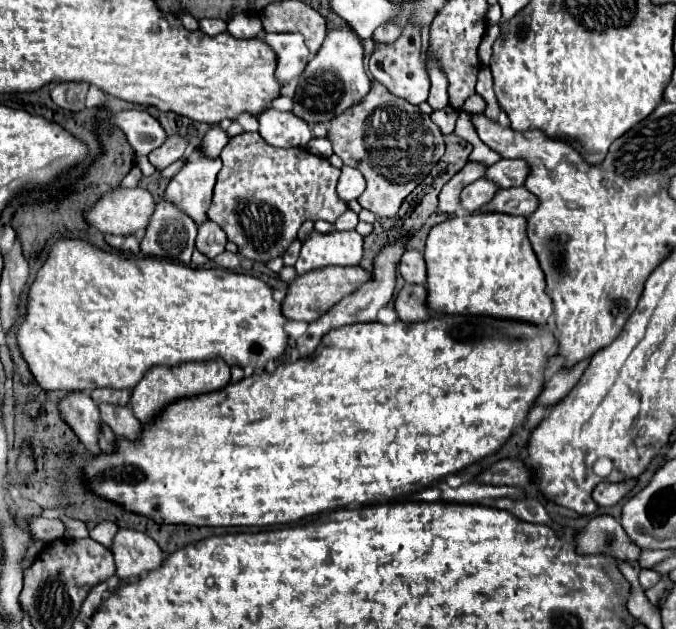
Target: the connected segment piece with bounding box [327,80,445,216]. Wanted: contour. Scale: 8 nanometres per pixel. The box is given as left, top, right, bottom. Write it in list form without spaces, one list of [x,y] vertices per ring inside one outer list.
[[[377,80],[371,82],[371,92],[363,102],[331,120],[327,138],[343,164],[357,168],[365,176],[367,188],[357,202],[375,216],[395,216],[401,202],[425,180],[445,152],[437,124],[427,114],[421,114],[417,106],[393,96]]]

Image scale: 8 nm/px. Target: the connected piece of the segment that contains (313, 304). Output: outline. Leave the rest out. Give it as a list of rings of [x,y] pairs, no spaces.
[[[327,266],[319,268],[313,272],[307,272],[305,276],[299,276],[295,282],[291,282],[287,296],[283,300],[283,314],[289,320],[303,320],[303,322],[313,322],[325,314],[325,310],[333,308],[343,296],[353,294],[361,284],[367,284],[371,280],[371,272],[363,270],[361,266]]]

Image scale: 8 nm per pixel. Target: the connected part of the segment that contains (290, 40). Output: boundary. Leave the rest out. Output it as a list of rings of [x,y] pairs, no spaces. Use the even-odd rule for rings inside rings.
[[[265,34],[265,42],[277,56],[275,78],[281,86],[287,86],[293,78],[303,74],[309,62],[309,50],[301,34]]]

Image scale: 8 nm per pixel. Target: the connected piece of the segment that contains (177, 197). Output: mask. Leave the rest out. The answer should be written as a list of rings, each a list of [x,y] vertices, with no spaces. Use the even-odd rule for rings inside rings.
[[[193,152],[187,158],[187,164],[171,178],[165,198],[185,212],[197,226],[207,222],[207,210],[213,198],[215,176],[221,168],[221,160],[201,156],[201,152]]]

